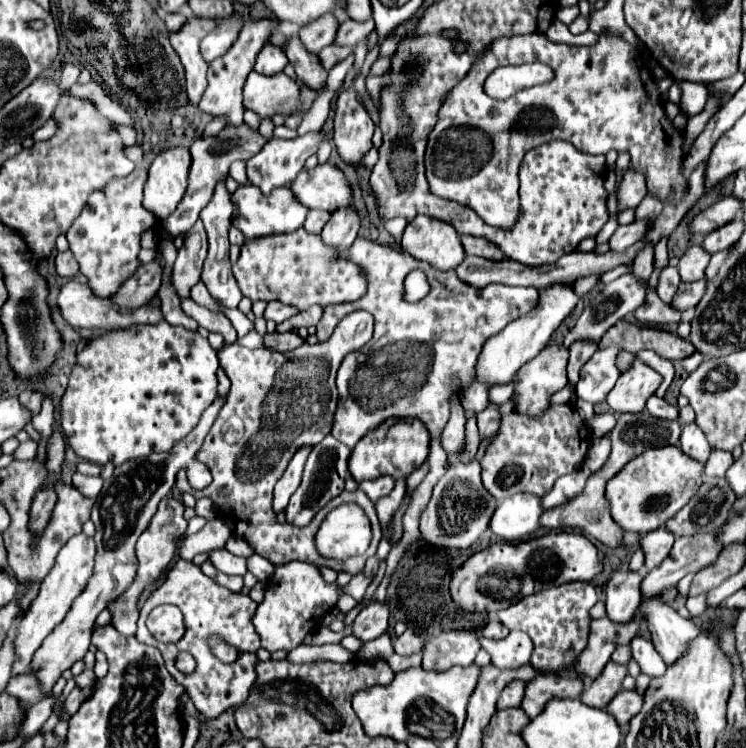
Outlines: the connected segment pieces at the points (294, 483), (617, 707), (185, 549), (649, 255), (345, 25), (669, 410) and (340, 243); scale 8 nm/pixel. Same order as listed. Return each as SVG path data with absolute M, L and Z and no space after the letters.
M308 447L302 449L302 451L298 451L298 453L292 457L292 461L290 461L286 473L282 475L282 479L276 483L276 487L274 487L274 501L272 501L274 513L286 511L288 501L290 501L290 495L292 495L292 493L298 489L298 485L300 485L300 477L302 477L302 469L304 469L304 463L306 463L308 453L310 453Z
M620 691L606 707L604 711L608 711L610 715L614 715L616 723L620 727L624 727L642 707L642 695L638 695L636 691Z
M218 517L210 519L198 533L192 533L186 539L182 539L180 557L192 559L198 553L224 549L228 539L230 539L230 527L226 527L226 523L222 523Z
M648 247L640 251L632 263L632 273L638 275L638 279L650 279L654 271L654 249Z
M344 19L340 23L340 29L336 33L334 43L336 45L350 45L350 47L354 47L360 39L368 37L372 33L372 29L374 29L374 21L372 19L362 21L362 23L352 21L352 19Z
M652 395L646 403L646 409L650 411L650 415L658 417L658 419L678 419L678 409L674 405L670 405L666 399Z
M350 205L350 207L338 207L338 211L334 211L330 215L330 221L324 225L322 229L322 241L326 245L336 247L338 251L346 251L360 229L360 217L358 211Z

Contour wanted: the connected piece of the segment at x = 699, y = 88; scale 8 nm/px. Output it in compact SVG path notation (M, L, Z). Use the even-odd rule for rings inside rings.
M678 81L680 91L682 91L682 99L680 99L680 111L686 117L692 117L696 113L700 113L706 105L708 99L708 89L700 83L692 83L692 81Z

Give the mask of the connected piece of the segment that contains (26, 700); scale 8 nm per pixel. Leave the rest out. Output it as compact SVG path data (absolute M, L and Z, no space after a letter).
M18 675L18 677L12 677L6 685L6 693L14 695L16 699L20 699L20 703L24 705L34 705L38 703L40 699L44 699L46 695L40 691L38 687L38 681L32 677L32 675Z

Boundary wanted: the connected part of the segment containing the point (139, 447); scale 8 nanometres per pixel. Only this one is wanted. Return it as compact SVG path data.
M166 321L156 325L136 325L130 329L106 331L88 341L76 355L68 389L62 397L60 427L76 455L98 463L124 463L126 459L146 457L150 453L170 451L198 423L202 411L216 399L218 357L208 339L184 327L172 327Z

